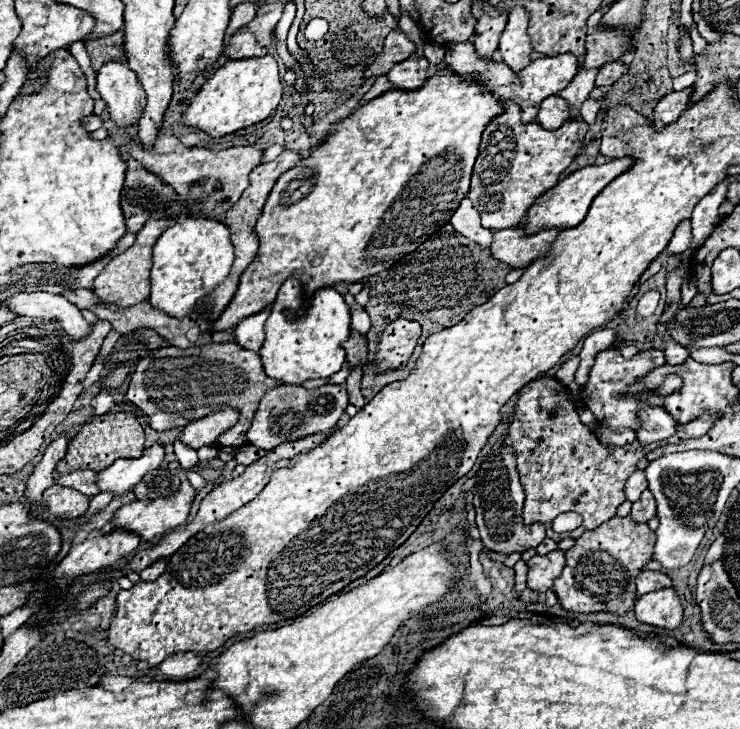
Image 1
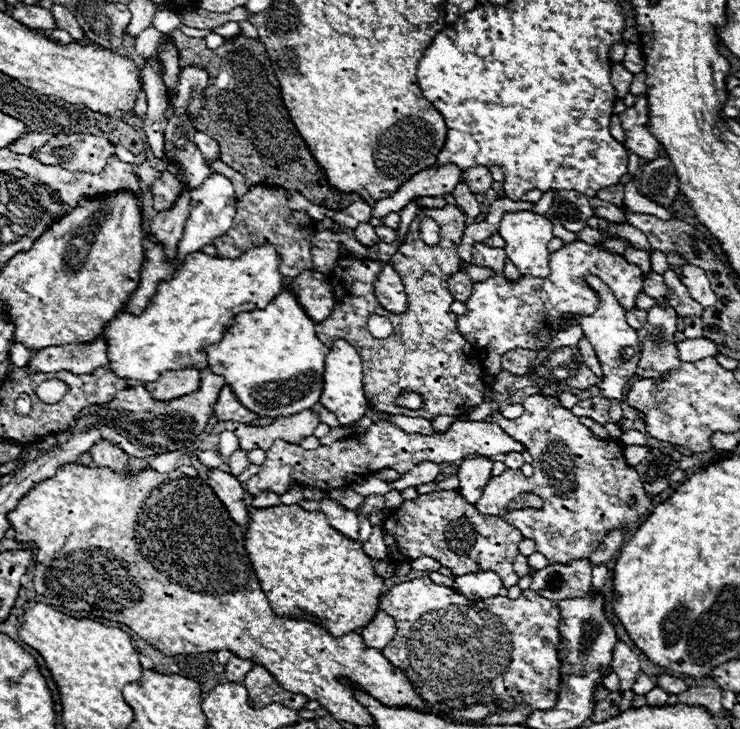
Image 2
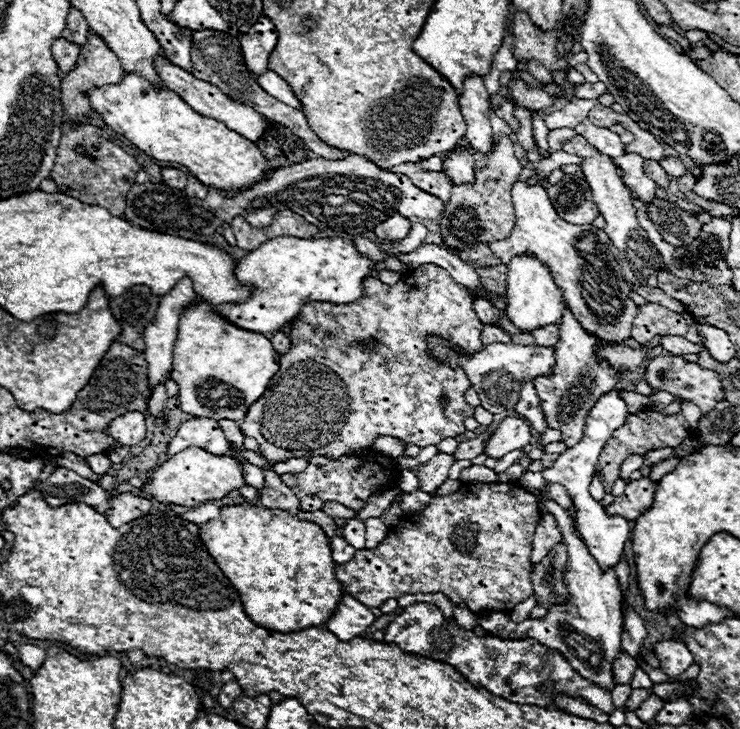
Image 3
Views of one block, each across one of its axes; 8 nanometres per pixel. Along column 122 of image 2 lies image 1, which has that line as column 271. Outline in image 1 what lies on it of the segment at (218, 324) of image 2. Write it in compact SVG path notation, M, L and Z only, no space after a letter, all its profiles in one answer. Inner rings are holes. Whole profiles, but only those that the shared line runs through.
M288 278L278 290L264 330L266 340L258 354L262 358L266 374L284 384L300 386L304 380L328 378L342 368L346 352L344 348L340 348L340 342L348 338L350 308L346 306L342 294L334 288L314 292L312 298L306 300L300 280Z

